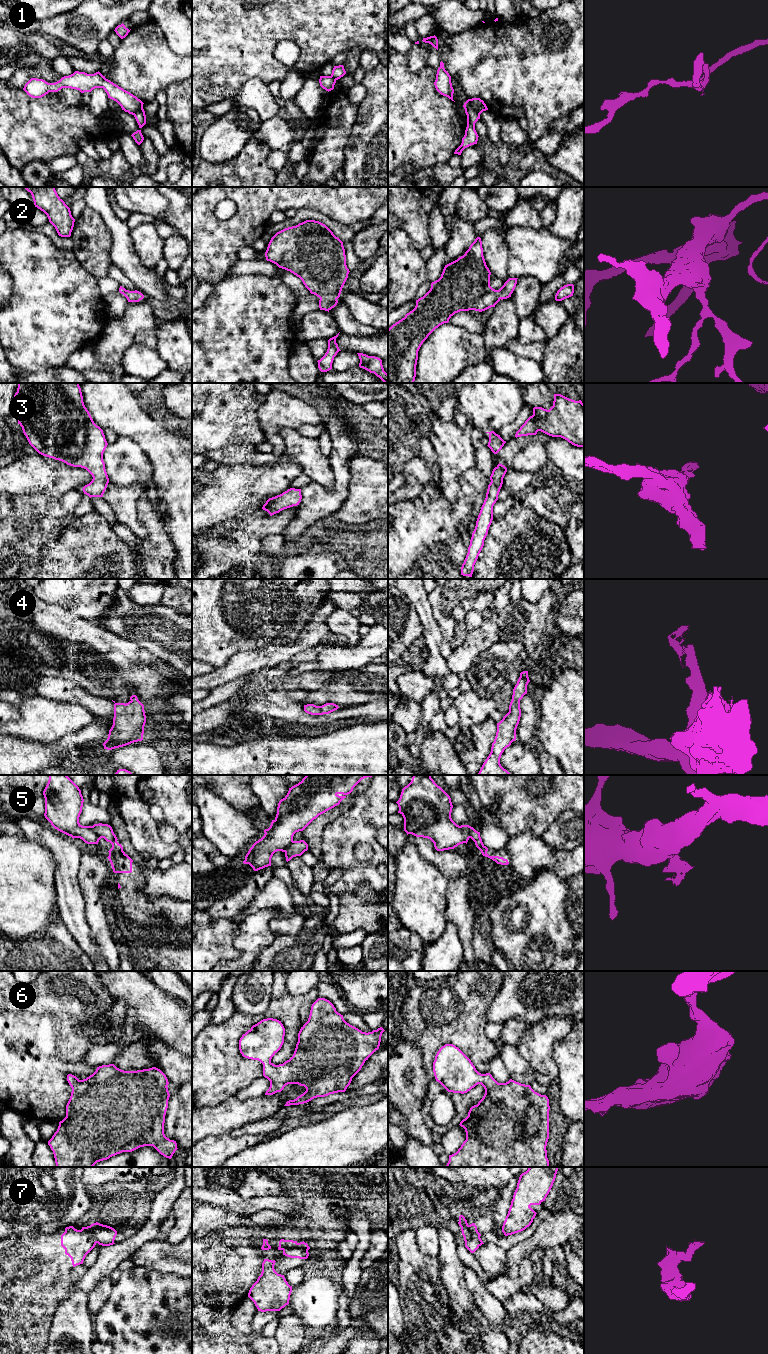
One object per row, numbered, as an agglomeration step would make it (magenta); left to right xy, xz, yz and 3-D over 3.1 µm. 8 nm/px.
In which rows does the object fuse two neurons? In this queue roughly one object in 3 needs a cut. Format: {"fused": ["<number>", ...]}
{"fused": ["1", "5", "7"]}

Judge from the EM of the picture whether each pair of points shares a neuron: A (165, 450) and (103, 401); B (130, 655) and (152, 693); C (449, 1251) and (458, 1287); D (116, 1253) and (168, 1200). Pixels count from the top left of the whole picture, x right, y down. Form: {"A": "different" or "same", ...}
{"A": "same", "B": "same", "C": "same", "D": "same"}

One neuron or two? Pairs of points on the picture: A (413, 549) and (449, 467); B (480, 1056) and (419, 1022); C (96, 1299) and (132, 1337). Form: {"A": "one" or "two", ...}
{"A": "two", "B": "one", "C": "two"}

